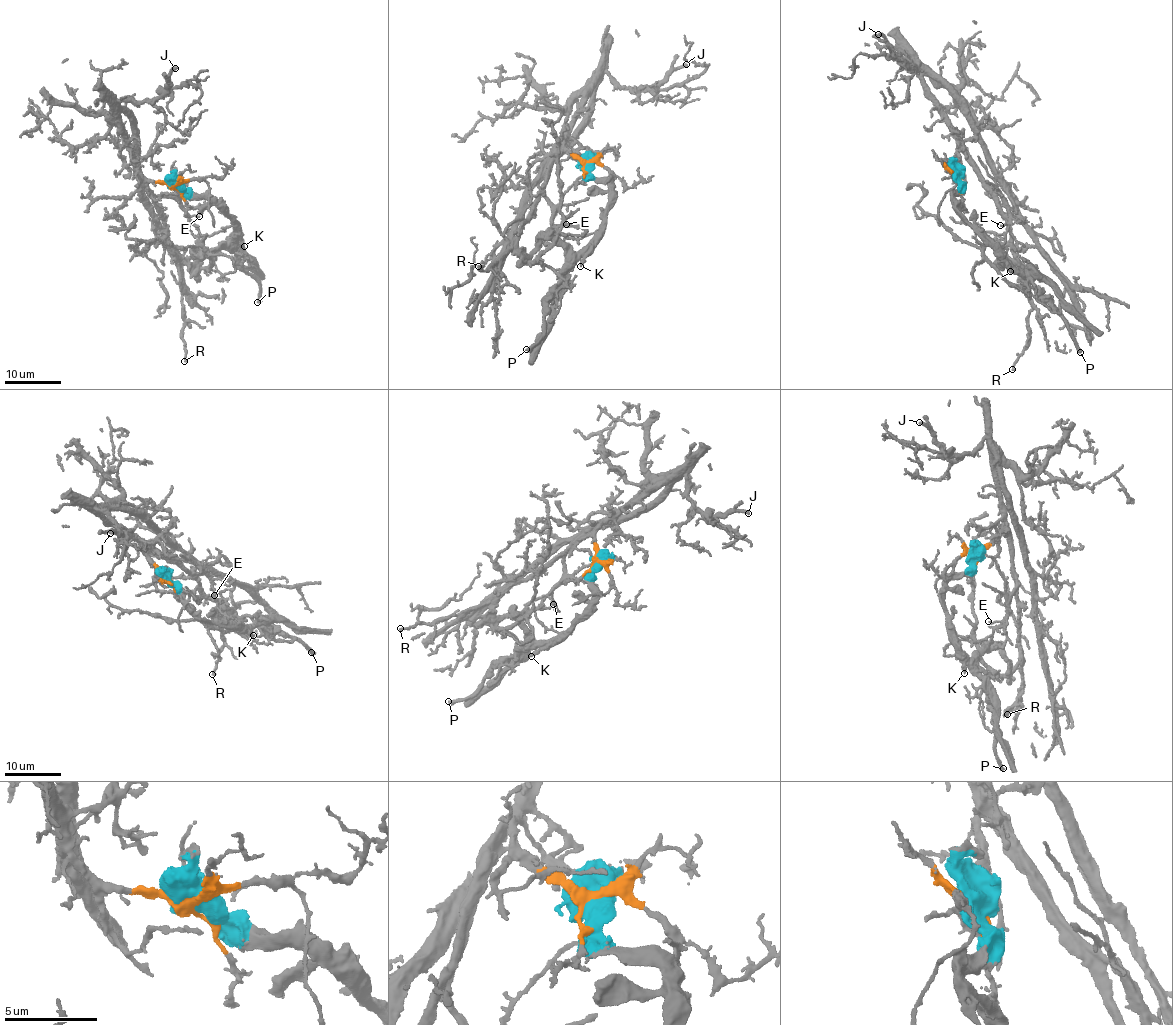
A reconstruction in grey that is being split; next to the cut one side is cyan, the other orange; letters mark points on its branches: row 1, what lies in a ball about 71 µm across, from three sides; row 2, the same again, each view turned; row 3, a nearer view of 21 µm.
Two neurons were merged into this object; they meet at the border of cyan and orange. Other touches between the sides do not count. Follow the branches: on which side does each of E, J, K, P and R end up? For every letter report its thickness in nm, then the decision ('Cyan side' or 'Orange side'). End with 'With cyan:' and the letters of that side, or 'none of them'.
E: Thickness 130 nm. Orange side
J: Thickness 340 nm. Orange side
K: Thickness 300 nm. Cyan side
P: Thickness 420 nm. Cyan side
R: Thickness 220 nm. Orange side
With cyan: K, P

